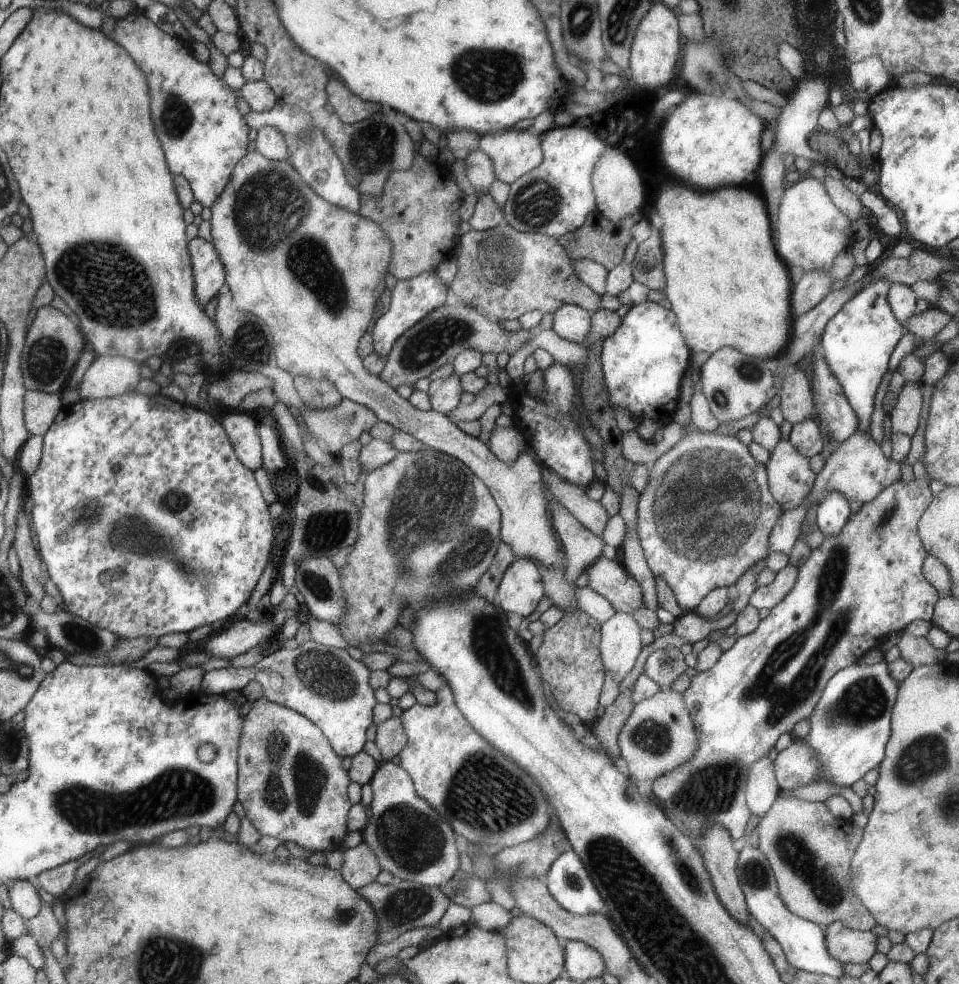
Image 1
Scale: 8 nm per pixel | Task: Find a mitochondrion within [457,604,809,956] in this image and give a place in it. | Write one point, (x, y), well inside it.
(490, 644)

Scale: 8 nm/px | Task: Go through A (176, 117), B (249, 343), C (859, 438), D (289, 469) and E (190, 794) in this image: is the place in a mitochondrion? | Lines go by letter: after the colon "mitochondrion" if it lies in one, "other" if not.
A: mitochondrion
B: mitochondrion
C: other
D: other
E: mitochondrion

